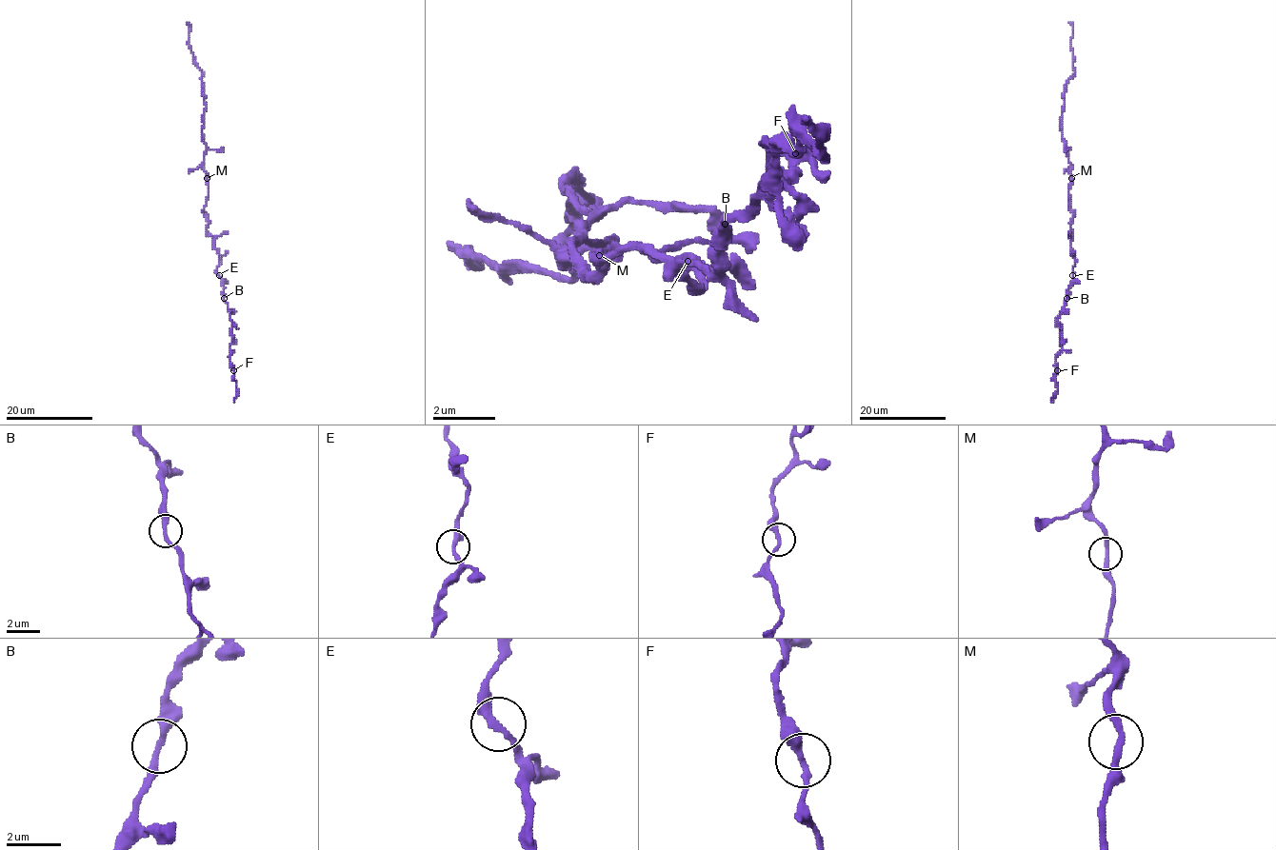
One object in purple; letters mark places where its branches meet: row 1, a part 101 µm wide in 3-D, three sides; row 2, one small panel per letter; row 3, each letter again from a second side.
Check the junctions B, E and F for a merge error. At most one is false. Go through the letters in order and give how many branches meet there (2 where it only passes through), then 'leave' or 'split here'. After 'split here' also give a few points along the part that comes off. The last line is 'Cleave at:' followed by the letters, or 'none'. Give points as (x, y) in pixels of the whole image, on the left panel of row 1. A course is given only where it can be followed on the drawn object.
B: branches 2; leave
E: branches 2; leave
F: branches 2; leave
Cleave at: none

